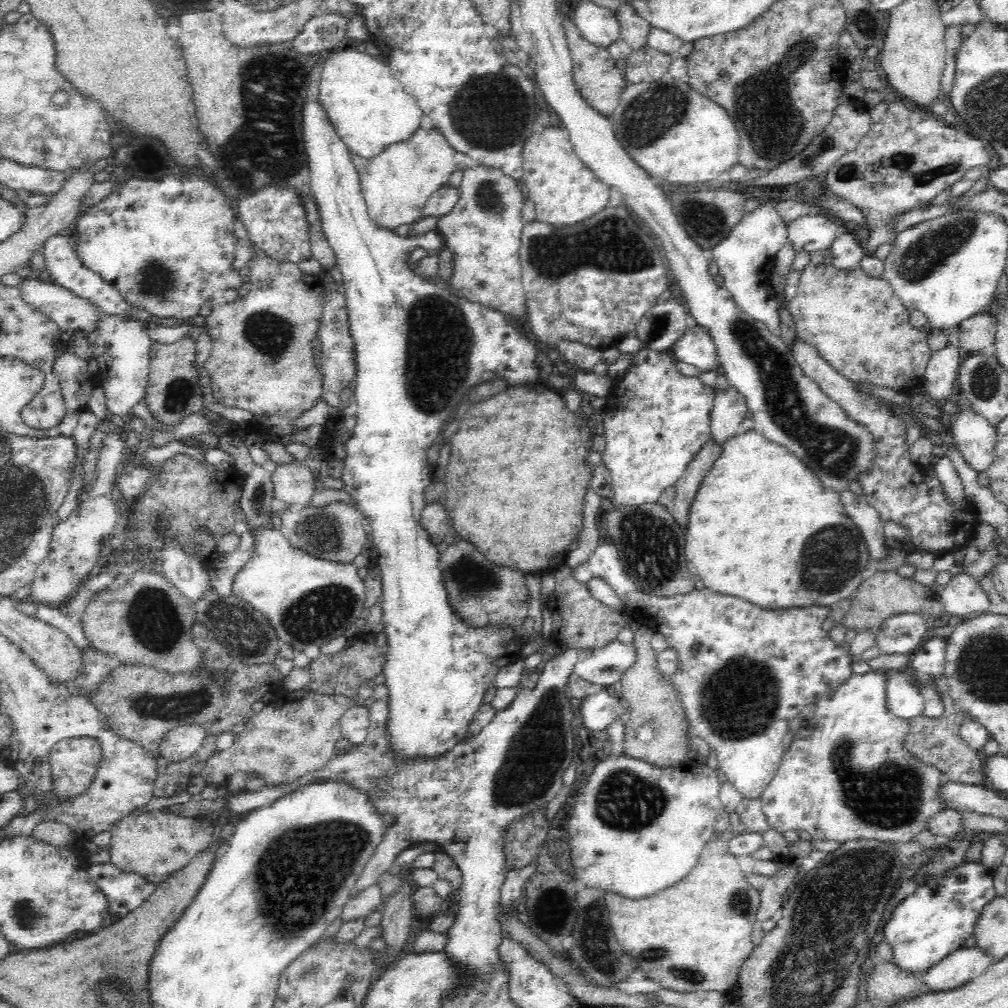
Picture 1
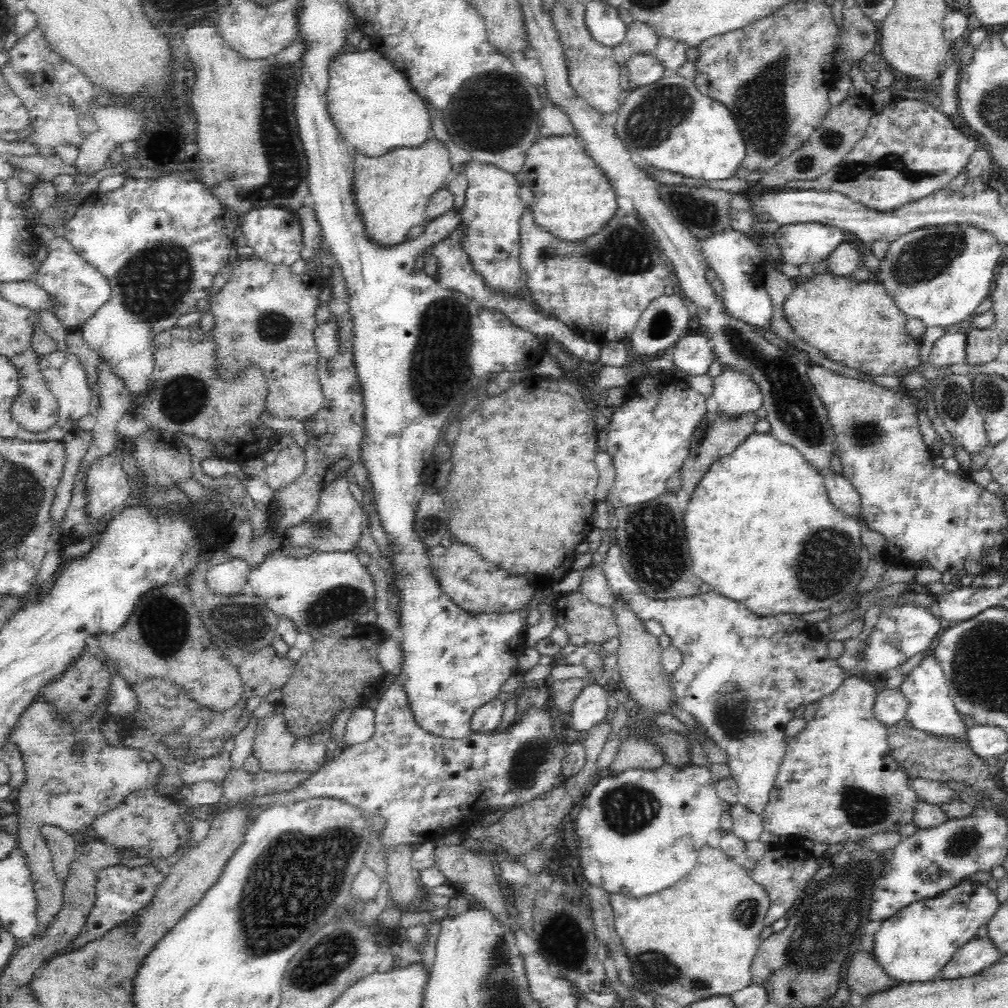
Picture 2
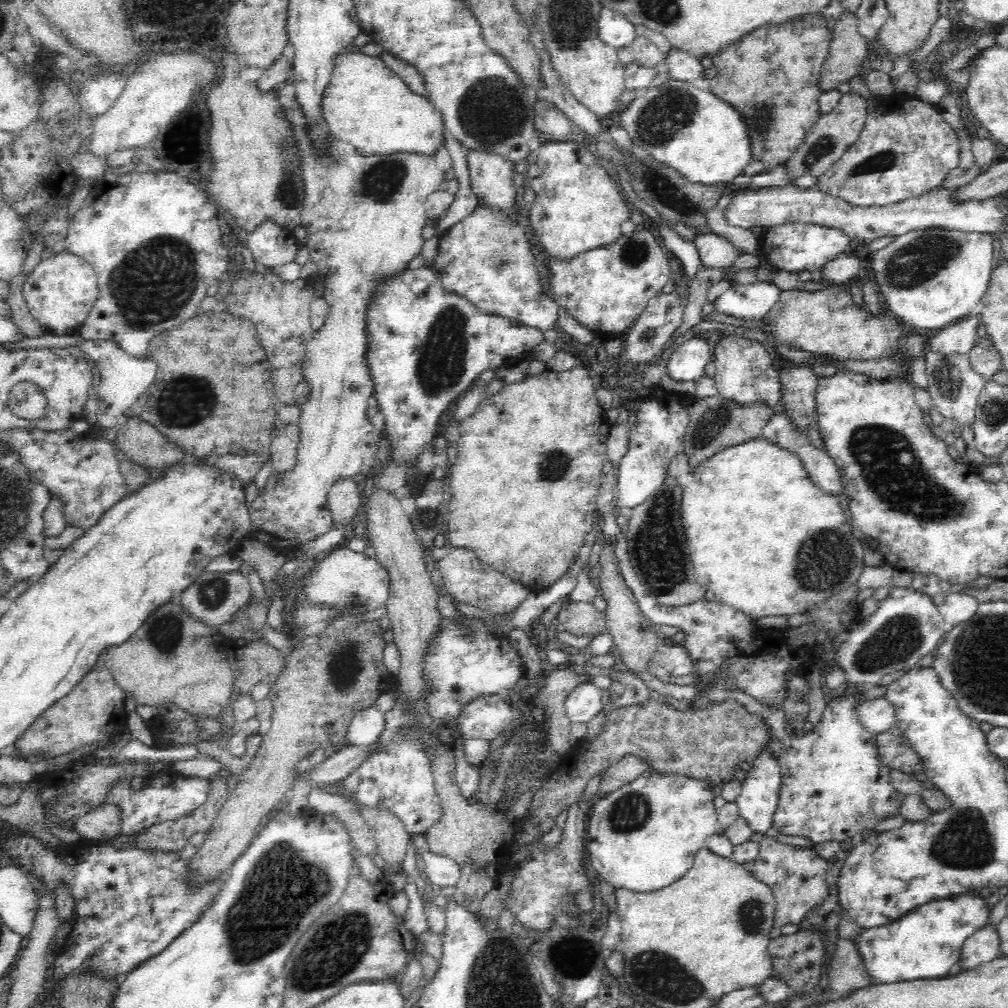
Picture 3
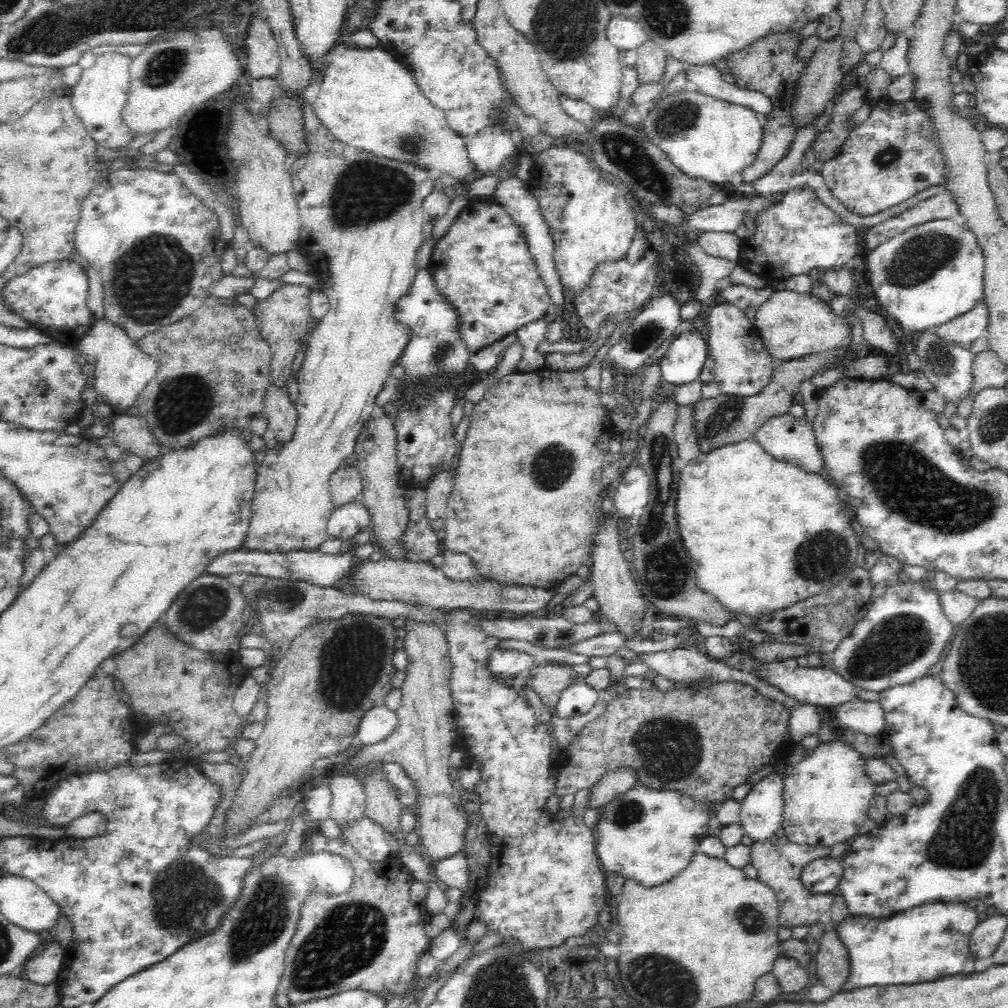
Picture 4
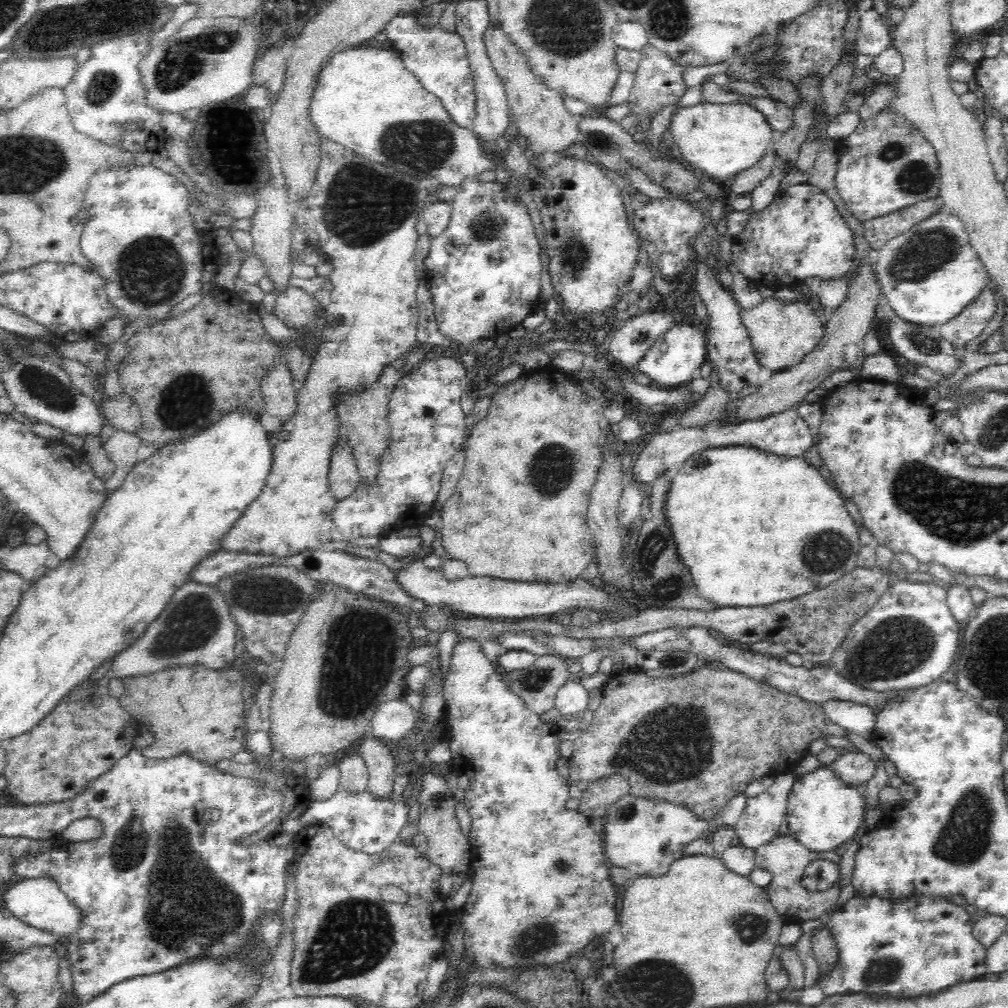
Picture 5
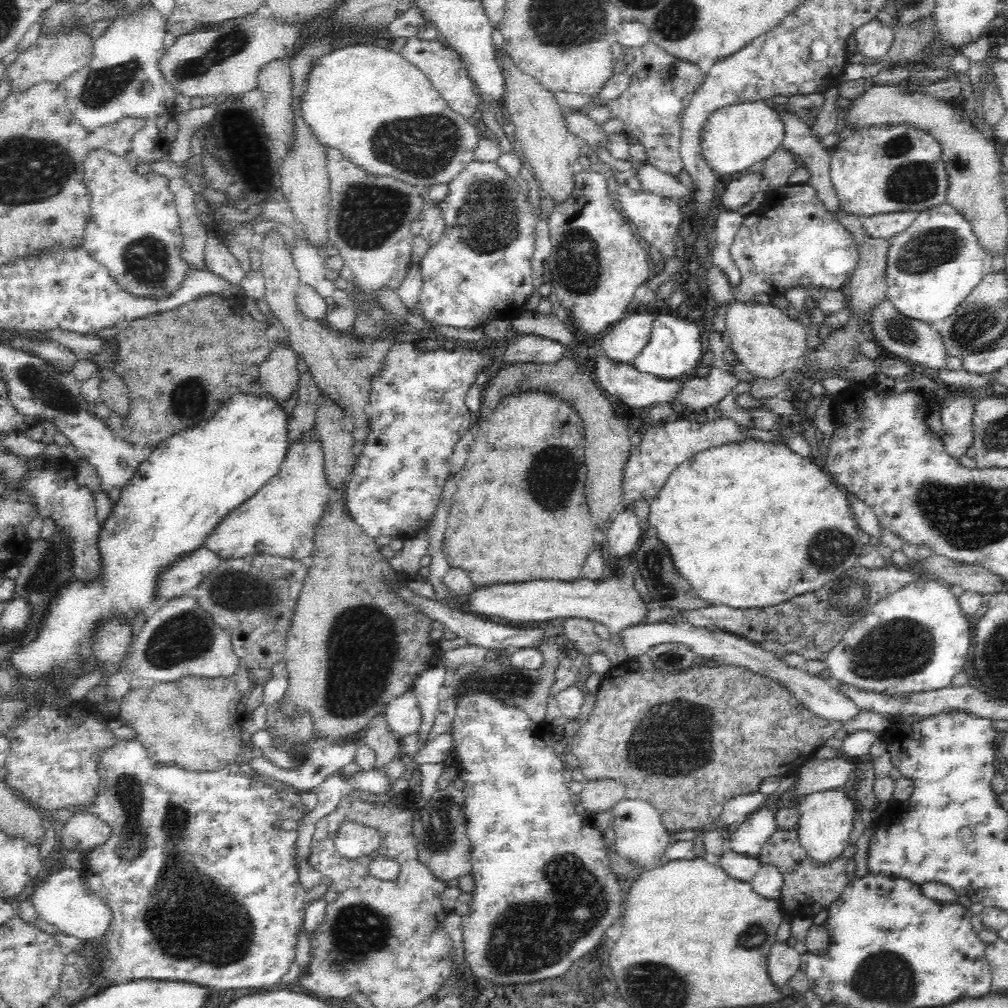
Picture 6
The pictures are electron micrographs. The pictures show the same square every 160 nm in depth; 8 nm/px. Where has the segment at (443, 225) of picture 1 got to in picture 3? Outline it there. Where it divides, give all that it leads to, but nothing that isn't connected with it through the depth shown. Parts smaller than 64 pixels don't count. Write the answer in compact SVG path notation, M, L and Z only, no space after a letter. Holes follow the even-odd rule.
M466 149L465 155L472 191L480 199L479 207L500 208L516 215L513 208L516 200L516 191L512 180L514 162L508 157L500 155L500 153L476 151L474 149Z

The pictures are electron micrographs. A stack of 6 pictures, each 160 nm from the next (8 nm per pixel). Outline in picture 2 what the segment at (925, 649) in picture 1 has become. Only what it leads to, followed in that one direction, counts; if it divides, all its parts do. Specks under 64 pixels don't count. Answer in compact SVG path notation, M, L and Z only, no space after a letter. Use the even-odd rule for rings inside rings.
M927 652L920 664L906 675L904 682L898 686L898 690L902 696L905 696L904 719L912 725L914 730L919 730L928 736L935 736L940 740L947 738L951 740L950 744L957 742L957 744L963 744L965 748L970 747L970 728L964 724L954 701L950 698L943 670L939 664L936 664L932 652Z

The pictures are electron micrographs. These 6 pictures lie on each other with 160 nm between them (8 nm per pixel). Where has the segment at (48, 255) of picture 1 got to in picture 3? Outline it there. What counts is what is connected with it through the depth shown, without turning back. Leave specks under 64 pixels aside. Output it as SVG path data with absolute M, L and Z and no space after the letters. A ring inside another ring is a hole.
M68 250L42 259L28 274L22 285L22 296L28 312L50 336L79 334L80 327L98 298L97 276L94 269L79 256Z

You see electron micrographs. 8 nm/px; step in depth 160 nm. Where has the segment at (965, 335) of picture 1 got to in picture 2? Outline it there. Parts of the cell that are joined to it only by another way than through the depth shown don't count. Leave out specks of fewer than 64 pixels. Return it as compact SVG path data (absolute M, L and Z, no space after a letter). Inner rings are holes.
M993 327L989 329L970 329L966 333L967 350L965 364L978 366L998 358L1000 345L1003 344L1000 333Z

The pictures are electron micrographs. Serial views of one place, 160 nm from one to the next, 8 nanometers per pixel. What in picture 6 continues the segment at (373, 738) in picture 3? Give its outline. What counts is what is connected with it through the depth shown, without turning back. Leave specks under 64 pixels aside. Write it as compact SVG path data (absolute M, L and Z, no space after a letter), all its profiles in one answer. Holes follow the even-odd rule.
M410 690L386 705L384 716L390 723L390 729L399 738L414 734L421 727L422 709L418 699Z

